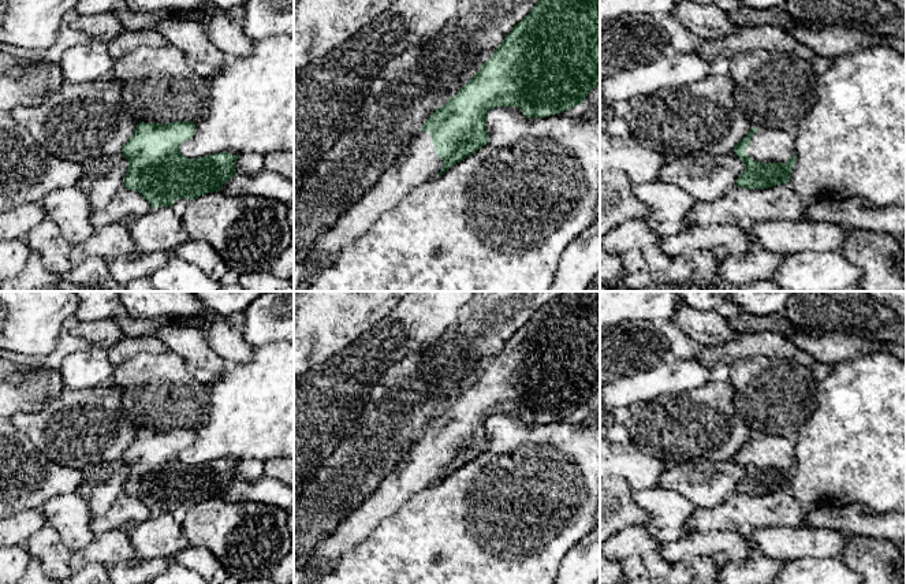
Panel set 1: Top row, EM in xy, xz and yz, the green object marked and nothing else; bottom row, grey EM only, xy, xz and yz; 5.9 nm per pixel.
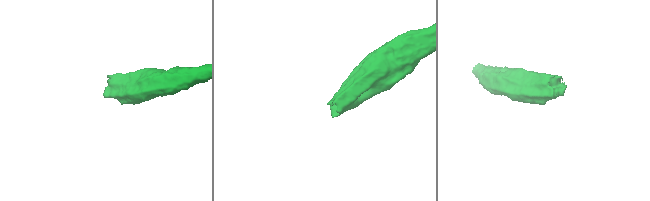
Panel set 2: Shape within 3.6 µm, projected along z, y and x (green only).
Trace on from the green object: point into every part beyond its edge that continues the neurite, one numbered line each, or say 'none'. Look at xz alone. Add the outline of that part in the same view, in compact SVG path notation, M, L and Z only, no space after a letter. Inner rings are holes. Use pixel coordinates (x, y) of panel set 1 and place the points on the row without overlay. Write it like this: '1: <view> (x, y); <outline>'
1: xz (420, 469); M421 438L395 470L336 531L320 542L310 555L307 584L317 584L331 572L344 553L369 533L415 492L437 484L445 469L437 462L429 438Z

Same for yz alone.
1: yz (768, 452); M760 435L752 444L752 451L746 450L746 461L758 469L786 469L795 461L795 443L779 435Z

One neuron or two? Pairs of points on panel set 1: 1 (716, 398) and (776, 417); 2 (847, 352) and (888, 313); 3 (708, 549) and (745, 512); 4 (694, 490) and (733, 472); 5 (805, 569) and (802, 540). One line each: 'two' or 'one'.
1: two
2: two
3: two
4: one
5: two

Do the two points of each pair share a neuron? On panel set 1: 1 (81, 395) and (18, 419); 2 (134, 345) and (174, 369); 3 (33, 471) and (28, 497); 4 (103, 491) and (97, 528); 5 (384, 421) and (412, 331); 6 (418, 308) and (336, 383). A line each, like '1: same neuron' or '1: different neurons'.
1: same neuron
2: different neurons
3: same neuron
4: different neurons
5: different neurons
6: same neuron

